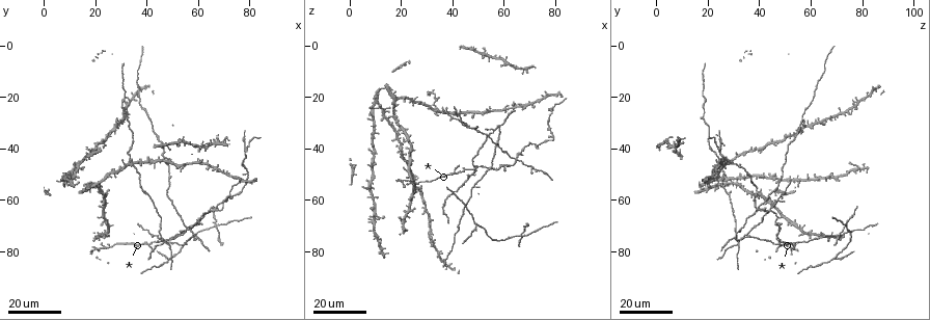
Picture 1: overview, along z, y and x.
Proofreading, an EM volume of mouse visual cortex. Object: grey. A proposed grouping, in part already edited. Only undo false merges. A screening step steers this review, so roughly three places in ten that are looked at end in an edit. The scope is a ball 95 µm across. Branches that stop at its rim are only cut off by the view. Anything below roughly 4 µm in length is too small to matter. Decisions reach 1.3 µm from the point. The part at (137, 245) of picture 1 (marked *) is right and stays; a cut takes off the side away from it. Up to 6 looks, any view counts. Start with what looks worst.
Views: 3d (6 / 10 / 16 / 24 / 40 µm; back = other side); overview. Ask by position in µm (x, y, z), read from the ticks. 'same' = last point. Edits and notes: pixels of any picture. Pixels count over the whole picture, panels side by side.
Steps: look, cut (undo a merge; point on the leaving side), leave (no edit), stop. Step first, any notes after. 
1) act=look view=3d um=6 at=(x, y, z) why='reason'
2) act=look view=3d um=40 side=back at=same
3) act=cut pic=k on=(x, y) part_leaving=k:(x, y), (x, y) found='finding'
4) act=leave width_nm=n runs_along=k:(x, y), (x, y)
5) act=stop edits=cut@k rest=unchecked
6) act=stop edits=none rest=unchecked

act=look view=3d um=24 at=(67, 70, 73) why='looks like a crossing'

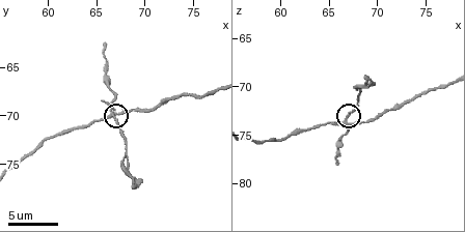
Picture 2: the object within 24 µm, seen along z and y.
act=look view=3d um=10 at=(66.8, 69.6, 73.8) why='zoom in'

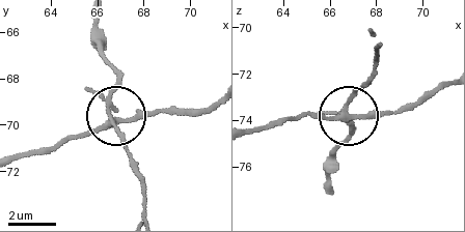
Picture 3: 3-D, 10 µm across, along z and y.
act=cut pic=3 on=(114, 88) width_nm=230 found='a second cell is stuck on'

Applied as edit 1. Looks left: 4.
act=look view=overview

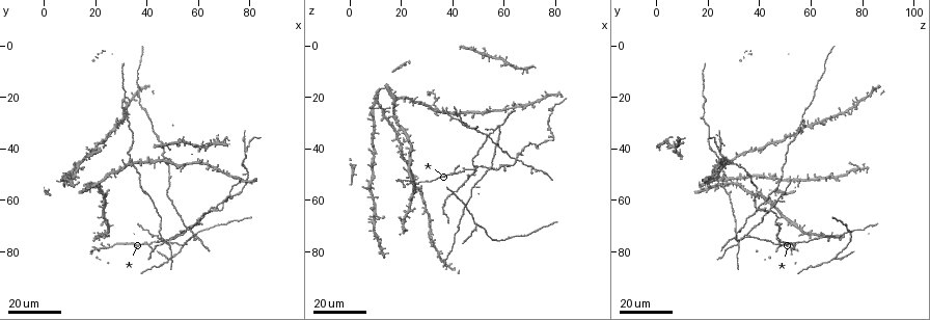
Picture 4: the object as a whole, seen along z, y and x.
act=look view=3d um=24 at=(46, 77, 32) why='looks like a crossing'

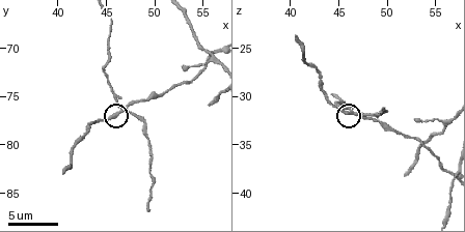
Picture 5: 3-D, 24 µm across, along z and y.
act=look view=3d um=6 at=(46.2, 76.6, 31.6)

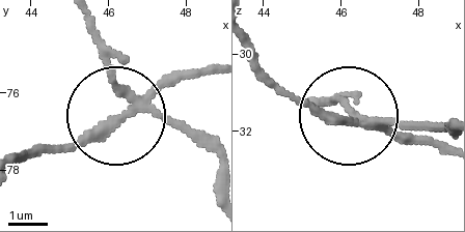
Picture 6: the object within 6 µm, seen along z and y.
act=cut pic=6 on=(193, 136) part_leaving=6:(137, 105), (114, 79), (94, 20) found='two cells meet here'

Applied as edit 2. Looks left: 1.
act=look view=3d um=6 at=(55.8, 70.8, 33.0) why='a fork'

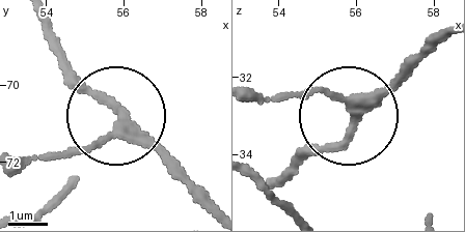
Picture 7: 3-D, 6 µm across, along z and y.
act=leave arms=3 found='continuous, no second cell'

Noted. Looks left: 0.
act=stop edits=cut@3,cut@6 rest=unchecked

